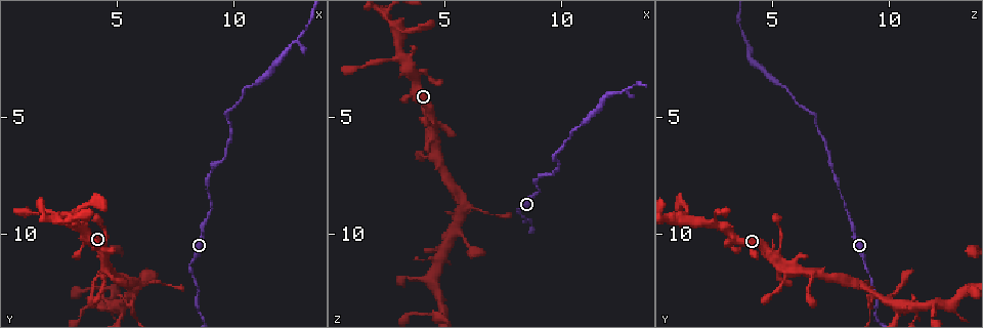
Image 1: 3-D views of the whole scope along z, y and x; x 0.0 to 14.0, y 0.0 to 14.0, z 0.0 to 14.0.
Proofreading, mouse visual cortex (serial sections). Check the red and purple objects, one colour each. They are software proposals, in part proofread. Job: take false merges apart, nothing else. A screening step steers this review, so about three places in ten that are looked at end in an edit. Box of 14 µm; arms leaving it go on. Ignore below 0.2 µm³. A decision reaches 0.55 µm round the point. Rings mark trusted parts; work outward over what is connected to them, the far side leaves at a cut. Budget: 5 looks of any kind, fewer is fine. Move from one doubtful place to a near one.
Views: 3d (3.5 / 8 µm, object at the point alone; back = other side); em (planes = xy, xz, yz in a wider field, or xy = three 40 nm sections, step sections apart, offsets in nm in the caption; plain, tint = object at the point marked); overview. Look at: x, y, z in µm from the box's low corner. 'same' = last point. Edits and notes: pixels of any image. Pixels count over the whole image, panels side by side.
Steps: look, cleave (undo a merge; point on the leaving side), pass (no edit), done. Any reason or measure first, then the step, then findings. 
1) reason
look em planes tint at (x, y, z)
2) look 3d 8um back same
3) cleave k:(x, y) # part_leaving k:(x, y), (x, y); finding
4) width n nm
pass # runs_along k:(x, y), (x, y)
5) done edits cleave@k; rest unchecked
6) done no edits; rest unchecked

look 3d 3.5um at (5.7, 12.5, 9.3)

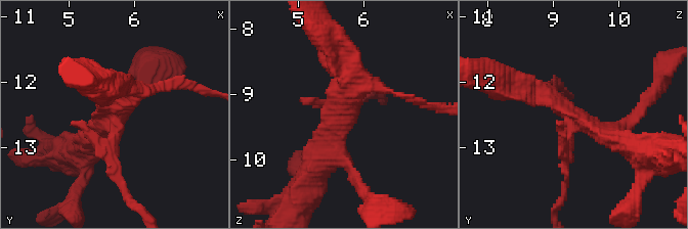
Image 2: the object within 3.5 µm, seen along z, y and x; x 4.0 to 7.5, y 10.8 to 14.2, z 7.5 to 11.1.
need the tissue
look em xy step 1 tint at (5.75, 12.50, 9.30)

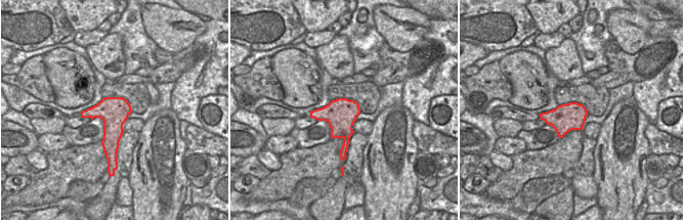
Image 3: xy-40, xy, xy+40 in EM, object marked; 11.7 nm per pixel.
cleave 2:(305, 101) # part_leaving 2:(111, 142), (114, 174), (141, 209); a second cell is stuck on

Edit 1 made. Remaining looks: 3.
look overview

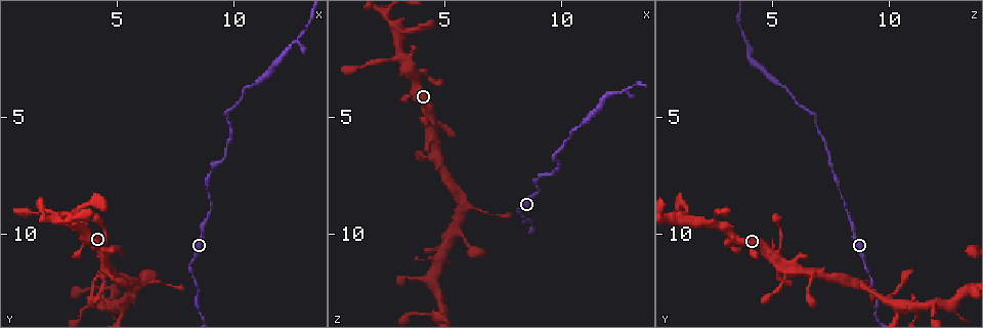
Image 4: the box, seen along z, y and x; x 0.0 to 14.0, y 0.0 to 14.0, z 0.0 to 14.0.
narrows sharply
look 3d 3.5um at (3.6, 13.2, 11.9)

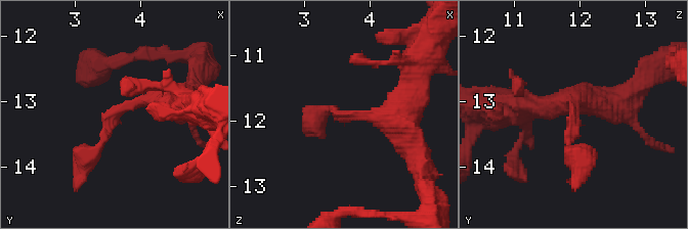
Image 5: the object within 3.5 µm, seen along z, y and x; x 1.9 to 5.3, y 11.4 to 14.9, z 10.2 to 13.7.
need the tissue
look em xy step 3 tint at (3.65, 13.10, 11.90)

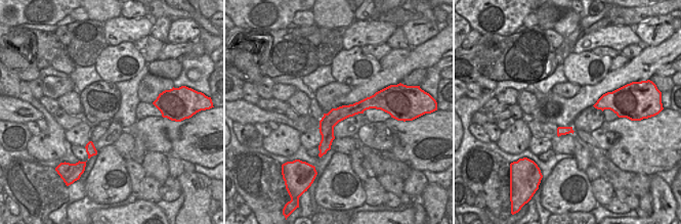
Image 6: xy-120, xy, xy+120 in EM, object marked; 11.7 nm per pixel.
pass # one cell here

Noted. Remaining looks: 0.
done edits cleave@2; rest unchecked

